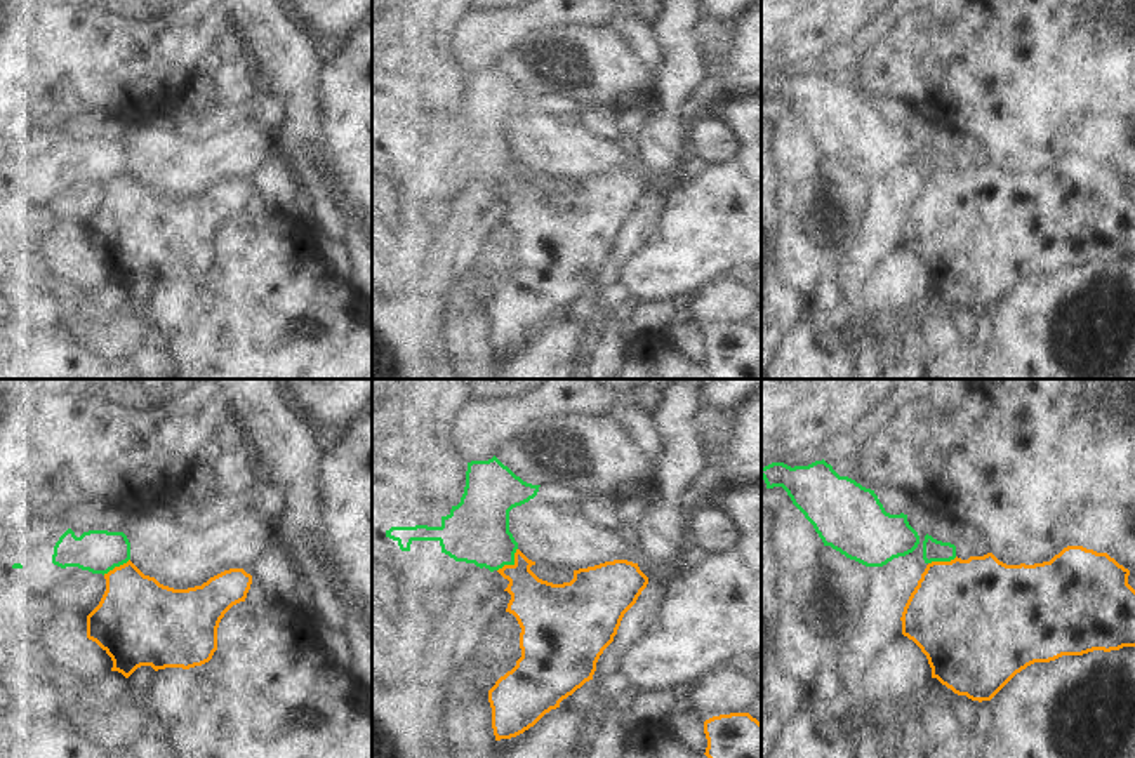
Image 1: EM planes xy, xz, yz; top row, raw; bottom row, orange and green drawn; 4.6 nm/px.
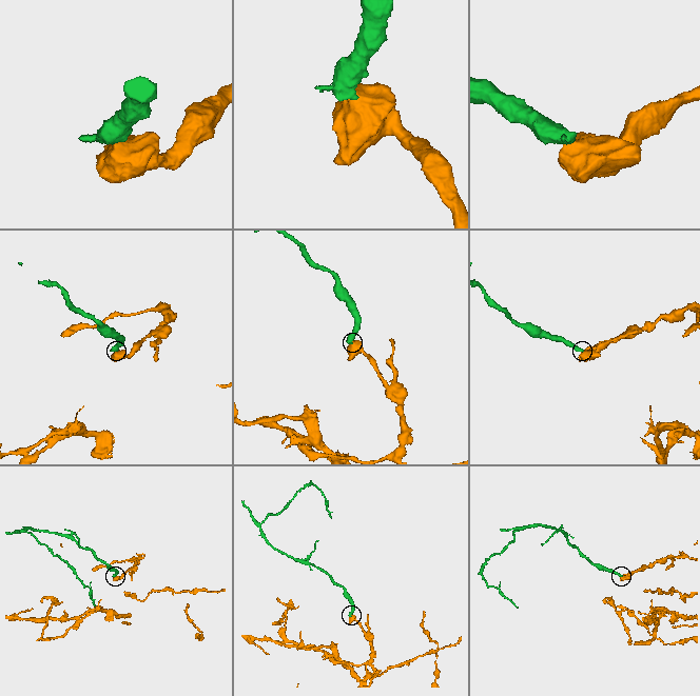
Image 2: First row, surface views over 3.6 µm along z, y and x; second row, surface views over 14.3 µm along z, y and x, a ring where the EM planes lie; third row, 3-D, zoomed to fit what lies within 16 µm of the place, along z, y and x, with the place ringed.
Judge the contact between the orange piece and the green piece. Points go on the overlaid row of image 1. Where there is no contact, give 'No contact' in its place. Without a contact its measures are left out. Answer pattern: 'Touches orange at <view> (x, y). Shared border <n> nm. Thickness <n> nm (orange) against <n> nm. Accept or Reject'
Touches orange at xz (511, 565). Shared border 140 nm. Thickness 260 nm (orange) against 300 nm. Reject.

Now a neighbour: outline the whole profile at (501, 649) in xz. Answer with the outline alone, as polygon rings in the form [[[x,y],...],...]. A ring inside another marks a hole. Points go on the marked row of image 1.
[[[509,612],[499,614],[485,633],[480,655],[475,659],[480,688],[488,695],[495,682],[516,666],[521,657],[521,628]]]

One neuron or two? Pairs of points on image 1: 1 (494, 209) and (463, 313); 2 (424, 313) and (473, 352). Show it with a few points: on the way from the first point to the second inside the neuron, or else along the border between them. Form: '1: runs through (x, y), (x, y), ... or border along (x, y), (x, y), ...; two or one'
1: border along (473, 270), (442, 291), (447, 306); two
2: border along (440, 291), (445, 301), (447, 345); two

